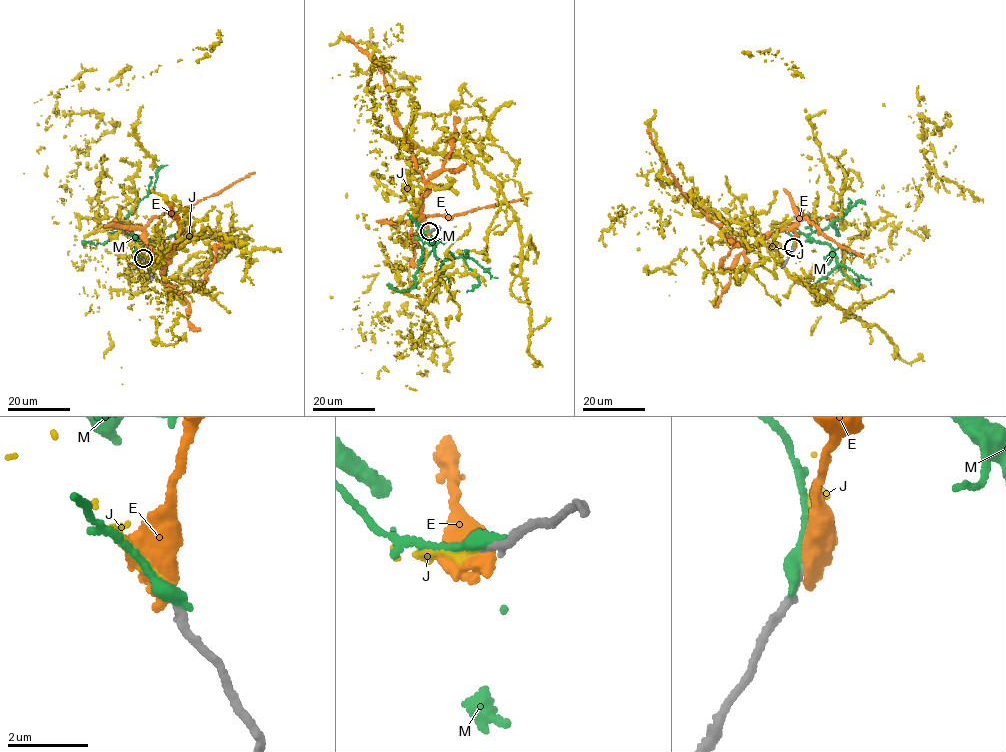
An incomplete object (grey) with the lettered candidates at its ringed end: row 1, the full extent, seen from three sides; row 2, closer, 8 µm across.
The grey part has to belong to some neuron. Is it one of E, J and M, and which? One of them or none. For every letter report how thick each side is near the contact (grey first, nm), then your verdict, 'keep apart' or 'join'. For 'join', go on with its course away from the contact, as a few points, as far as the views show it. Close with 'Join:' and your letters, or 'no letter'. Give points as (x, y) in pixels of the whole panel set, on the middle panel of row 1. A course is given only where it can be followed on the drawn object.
E: 200 nm thick on the grey side, 600 nm on the other; keep apart
J: 180 nm thick on the grey side, 180 nm on the other; join; it runs (429, 232), (397, 241), (427, 256), (402, 356), (405, 304), (352, 308), (406, 291), (402, 257)
M: 200 nm thick on the grey side, 360 nm on the other; keep apart
Join: J

